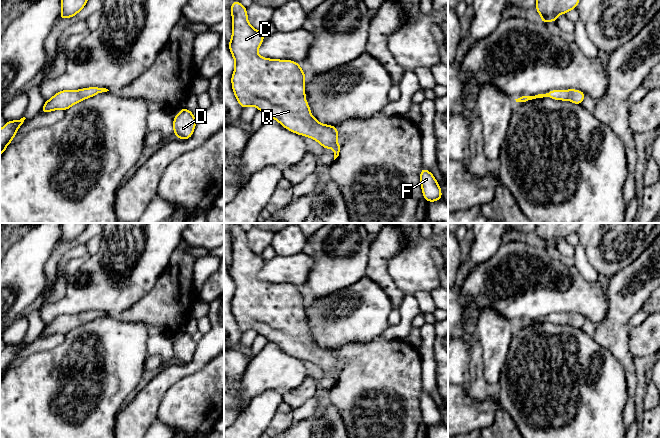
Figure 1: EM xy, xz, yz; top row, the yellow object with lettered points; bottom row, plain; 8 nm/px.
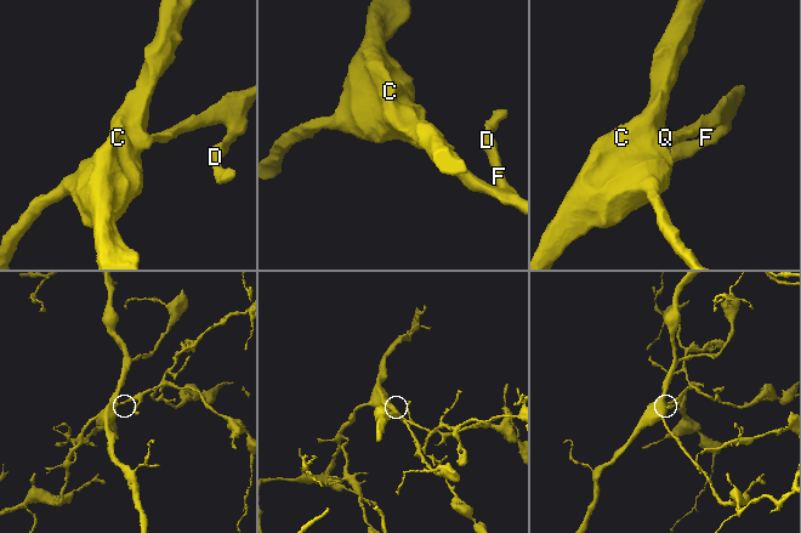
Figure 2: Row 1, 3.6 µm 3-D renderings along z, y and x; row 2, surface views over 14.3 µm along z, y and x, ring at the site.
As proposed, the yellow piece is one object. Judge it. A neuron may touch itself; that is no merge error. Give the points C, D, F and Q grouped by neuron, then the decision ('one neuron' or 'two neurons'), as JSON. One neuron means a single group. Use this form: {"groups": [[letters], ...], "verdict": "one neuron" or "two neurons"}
{"groups": [["C", "D", "F", "Q"]], "verdict": "one neuron"}

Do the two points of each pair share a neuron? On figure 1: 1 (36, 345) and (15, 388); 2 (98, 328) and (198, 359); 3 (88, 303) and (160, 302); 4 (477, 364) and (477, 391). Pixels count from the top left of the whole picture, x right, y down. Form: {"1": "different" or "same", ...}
{"1": "different", "2": "different", "3": "different", "4": "same"}

